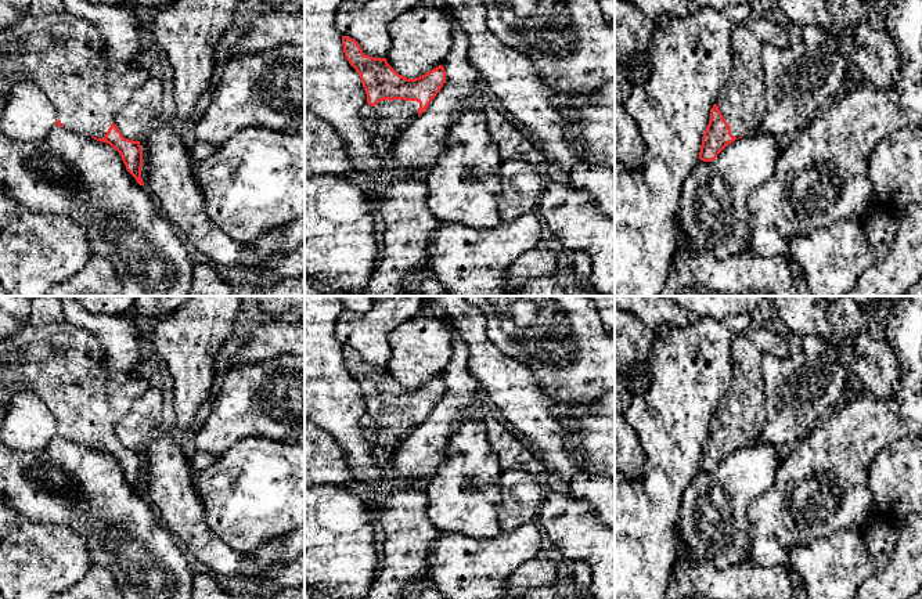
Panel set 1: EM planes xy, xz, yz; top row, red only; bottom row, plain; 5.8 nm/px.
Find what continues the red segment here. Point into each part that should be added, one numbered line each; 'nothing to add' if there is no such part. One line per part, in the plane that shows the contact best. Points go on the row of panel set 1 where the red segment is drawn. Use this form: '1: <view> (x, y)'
1: xz (395, 116)

